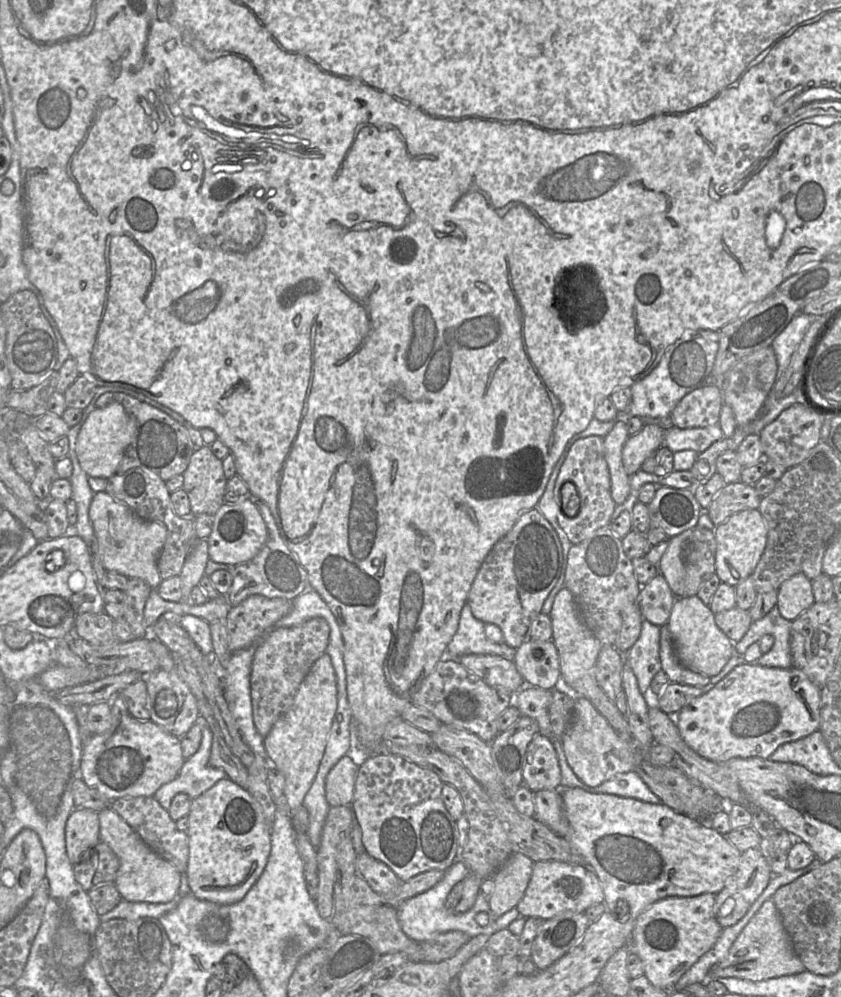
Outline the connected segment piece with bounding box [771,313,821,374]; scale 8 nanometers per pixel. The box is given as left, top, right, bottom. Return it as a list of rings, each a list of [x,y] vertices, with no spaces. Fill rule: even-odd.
[[[797,314],[786,328],[773,340],[771,348],[775,352],[780,374],[788,368],[793,352],[805,335],[807,328],[812,322],[812,317],[815,316],[821,315]]]

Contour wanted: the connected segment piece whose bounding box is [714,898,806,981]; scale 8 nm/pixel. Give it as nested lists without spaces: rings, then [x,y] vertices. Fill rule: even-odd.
[[[772,898],[762,904],[732,944],[727,956],[714,966],[714,978],[733,977],[750,981],[798,974],[806,971],[802,961],[793,950],[784,929],[780,914]]]

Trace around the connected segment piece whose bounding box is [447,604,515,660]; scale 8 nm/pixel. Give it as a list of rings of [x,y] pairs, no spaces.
[[[465,604],[460,613],[456,633],[447,646],[447,656],[458,659],[463,655],[496,655],[513,660],[515,649],[504,642],[492,642],[485,635],[485,623],[476,619]]]

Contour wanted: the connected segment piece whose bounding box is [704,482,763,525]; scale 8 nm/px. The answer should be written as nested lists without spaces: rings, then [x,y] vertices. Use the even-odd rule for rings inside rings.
[[[729,483],[714,496],[710,506],[704,511],[713,524],[719,525],[737,512],[758,509],[762,497],[753,485]]]

